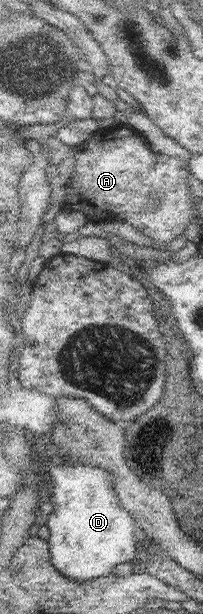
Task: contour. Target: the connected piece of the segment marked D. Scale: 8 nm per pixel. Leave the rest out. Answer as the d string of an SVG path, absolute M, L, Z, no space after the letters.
M93 464L48 466L55 482L54 510L48 516L54 566L77 581L94 580L114 572L118 564L135 563L139 554L136 530L140 526L125 507L115 487L115 476Z

